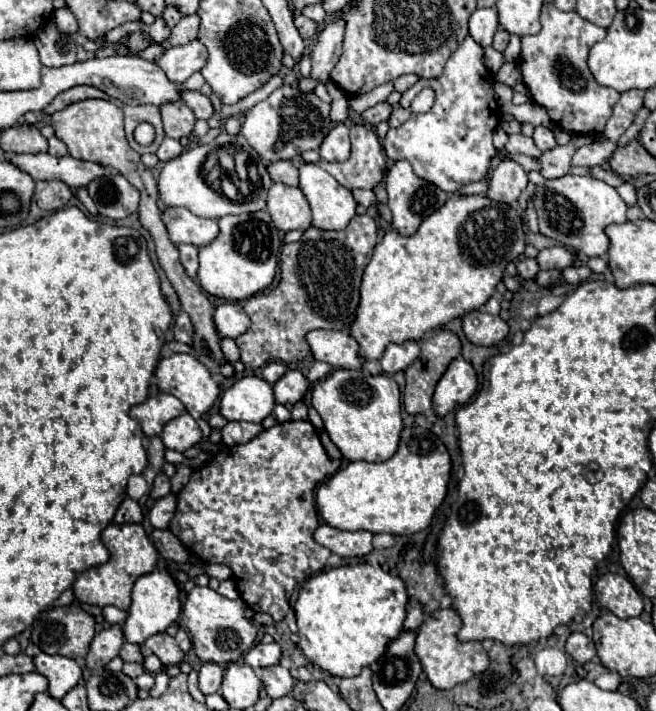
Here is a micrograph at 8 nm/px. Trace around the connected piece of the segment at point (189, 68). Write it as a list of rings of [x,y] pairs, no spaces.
[[[193,40],[185,46],[169,48],[163,52],[163,56],[157,60],[157,66],[167,74],[167,78],[175,84],[183,84],[193,72],[201,70],[205,66],[205,46],[201,42]]]

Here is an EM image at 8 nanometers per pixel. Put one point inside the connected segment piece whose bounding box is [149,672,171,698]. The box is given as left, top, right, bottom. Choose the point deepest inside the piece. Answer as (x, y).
(161, 680)

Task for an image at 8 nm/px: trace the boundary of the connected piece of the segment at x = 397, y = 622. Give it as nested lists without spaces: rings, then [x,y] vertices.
[[[367,562],[357,566],[341,566],[331,568],[329,572],[323,570],[311,576],[295,602],[295,616],[299,626],[299,648],[305,652],[311,664],[327,670],[339,678],[351,678],[361,672],[361,668],[369,666],[381,654],[385,654],[389,642],[393,642],[403,628],[405,620],[405,606],[407,606],[407,590],[405,582],[394,573],[384,571],[380,567],[371,566]]]

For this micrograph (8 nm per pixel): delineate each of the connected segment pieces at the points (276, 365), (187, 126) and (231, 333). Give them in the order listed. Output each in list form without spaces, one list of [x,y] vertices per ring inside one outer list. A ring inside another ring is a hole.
[[[269,362],[269,364],[263,368],[263,378],[265,378],[269,384],[275,384],[285,372],[287,372],[287,368],[285,368],[283,362]]]
[[[181,100],[167,102],[159,106],[159,112],[161,112],[161,120],[163,120],[163,128],[167,136],[179,140],[181,136],[191,134],[195,126],[195,114],[193,110],[189,110],[189,106],[185,106],[185,102]]]
[[[223,302],[215,308],[215,328],[219,332],[219,336],[227,336],[227,338],[237,338],[241,336],[251,320],[247,316],[247,312],[243,310],[243,306],[239,302]]]

